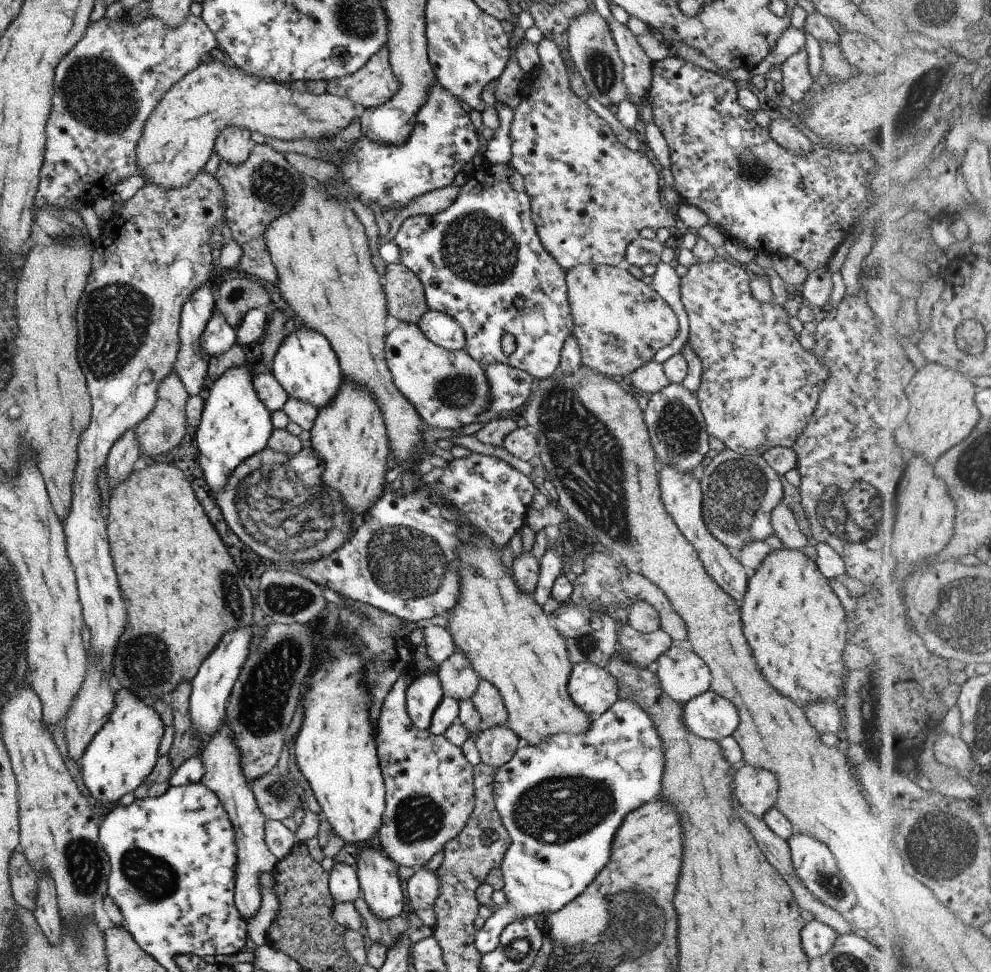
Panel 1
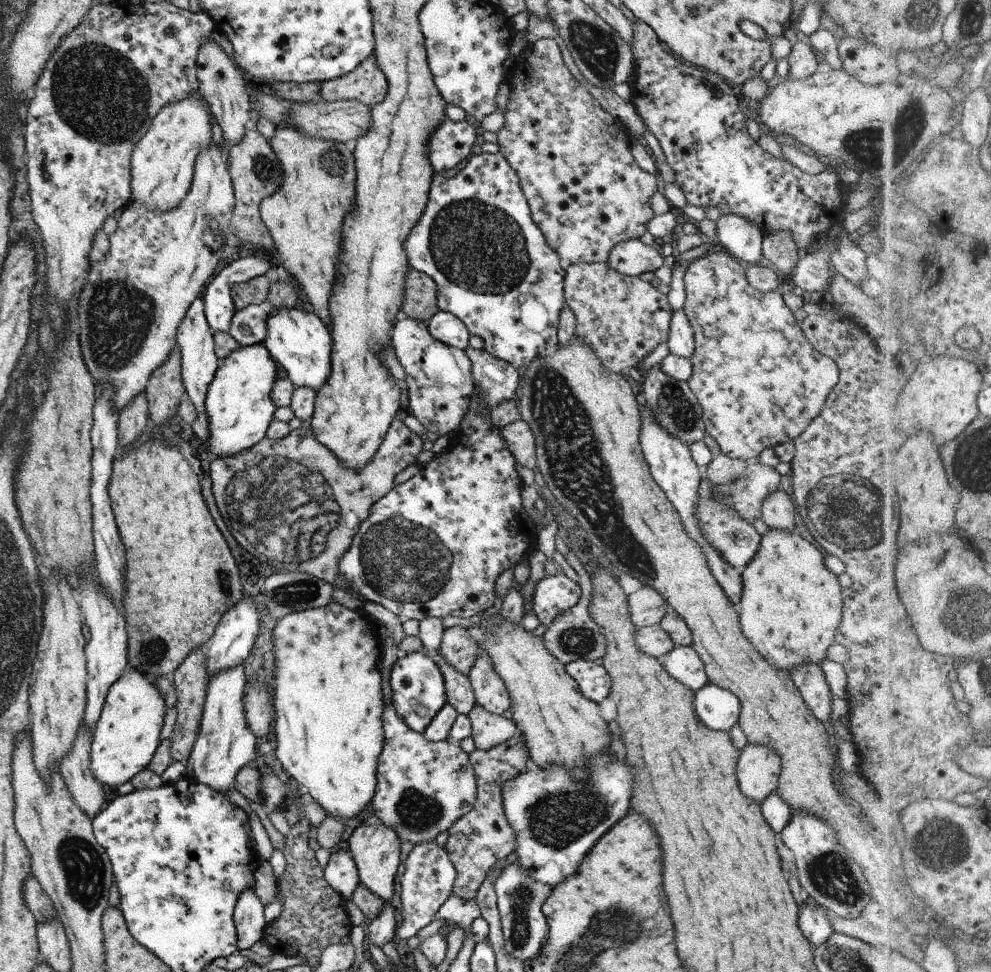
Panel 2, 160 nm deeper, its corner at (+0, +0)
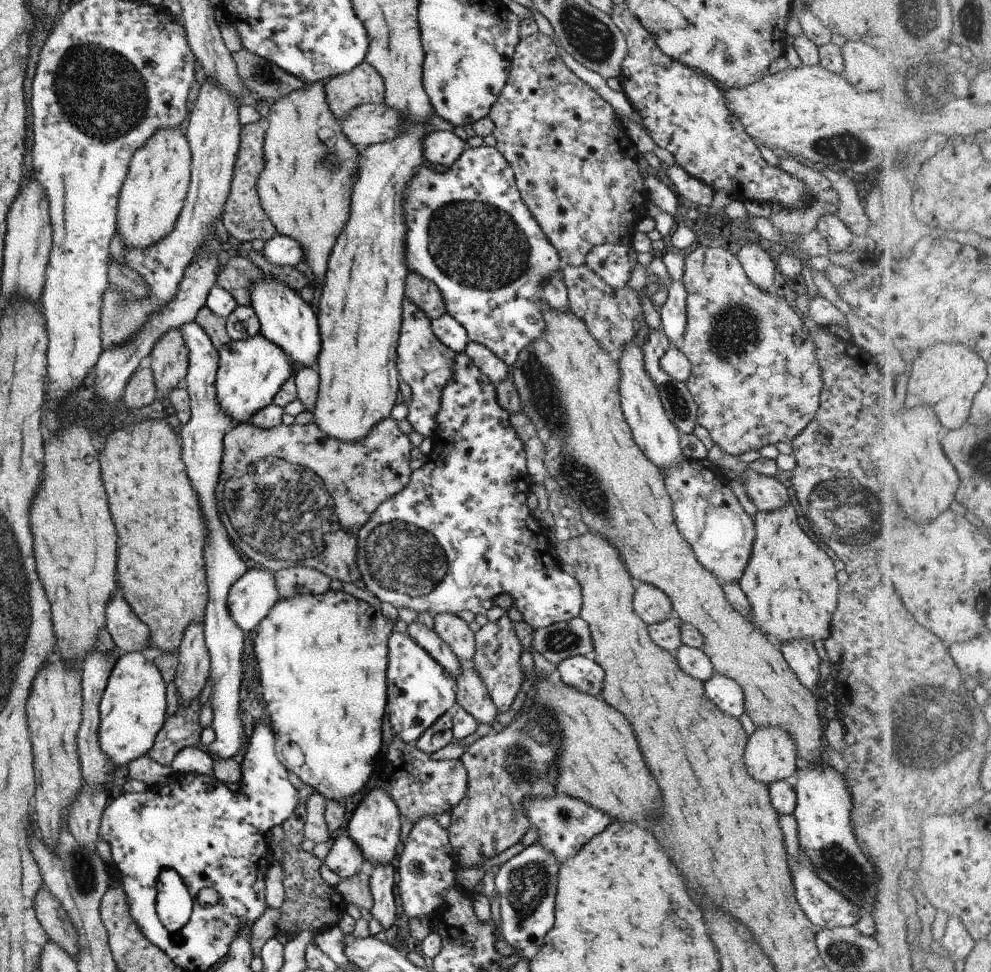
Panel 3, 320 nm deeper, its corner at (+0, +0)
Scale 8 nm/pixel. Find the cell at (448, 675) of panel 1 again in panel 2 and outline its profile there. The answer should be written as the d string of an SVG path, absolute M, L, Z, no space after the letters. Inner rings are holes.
M459 625L443 629L439 652L448 665L467 675L478 654L477 643L467 629Z

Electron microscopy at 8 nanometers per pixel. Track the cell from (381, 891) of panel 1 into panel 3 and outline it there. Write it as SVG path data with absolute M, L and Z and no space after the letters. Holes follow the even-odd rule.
M375 785L364 794L360 802L354 808L346 825L346 833L351 840L361 849L364 860L371 864L387 864L395 854L395 846L399 842L399 816L392 798L383 787Z

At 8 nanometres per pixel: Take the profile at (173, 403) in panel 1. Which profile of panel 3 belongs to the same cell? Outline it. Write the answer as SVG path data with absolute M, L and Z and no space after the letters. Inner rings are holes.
M178 328L164 332L155 342L149 355L149 366L152 372L156 391L163 392L163 398L171 389L181 385L188 365L188 348Z

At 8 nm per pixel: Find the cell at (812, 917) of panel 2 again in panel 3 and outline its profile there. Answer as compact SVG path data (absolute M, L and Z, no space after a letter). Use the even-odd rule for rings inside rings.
M805 856L803 858L802 861L796 863L789 861L789 868L791 868L790 875L792 876L795 900L809 919L812 927L818 930L854 925L858 919L858 908L852 905L852 902L848 901L847 898L844 898L841 893L828 887L824 880L819 879L812 862Z

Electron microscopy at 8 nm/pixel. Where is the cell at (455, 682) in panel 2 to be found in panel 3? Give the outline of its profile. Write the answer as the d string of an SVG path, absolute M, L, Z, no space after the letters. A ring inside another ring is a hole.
M418 620L411 621L406 630L408 635L421 647L429 656L441 665L453 678L461 670L458 658L453 651L435 634L433 629L424 627Z

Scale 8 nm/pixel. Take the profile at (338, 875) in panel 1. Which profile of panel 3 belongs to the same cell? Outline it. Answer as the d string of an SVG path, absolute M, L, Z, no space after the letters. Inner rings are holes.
M346 833L336 836L324 859L325 866L340 880L359 872L364 856L361 849Z

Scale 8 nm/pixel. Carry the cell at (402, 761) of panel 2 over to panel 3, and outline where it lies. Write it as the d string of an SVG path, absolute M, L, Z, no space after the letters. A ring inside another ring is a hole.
M393 736L385 754L391 763L389 769L396 769L395 775L386 780L379 777L376 785L383 787L392 798L394 805L411 824L424 814L438 817L445 810L451 810L465 794L467 788L466 770L460 759L435 761L427 753L415 748L414 743L405 744Z

